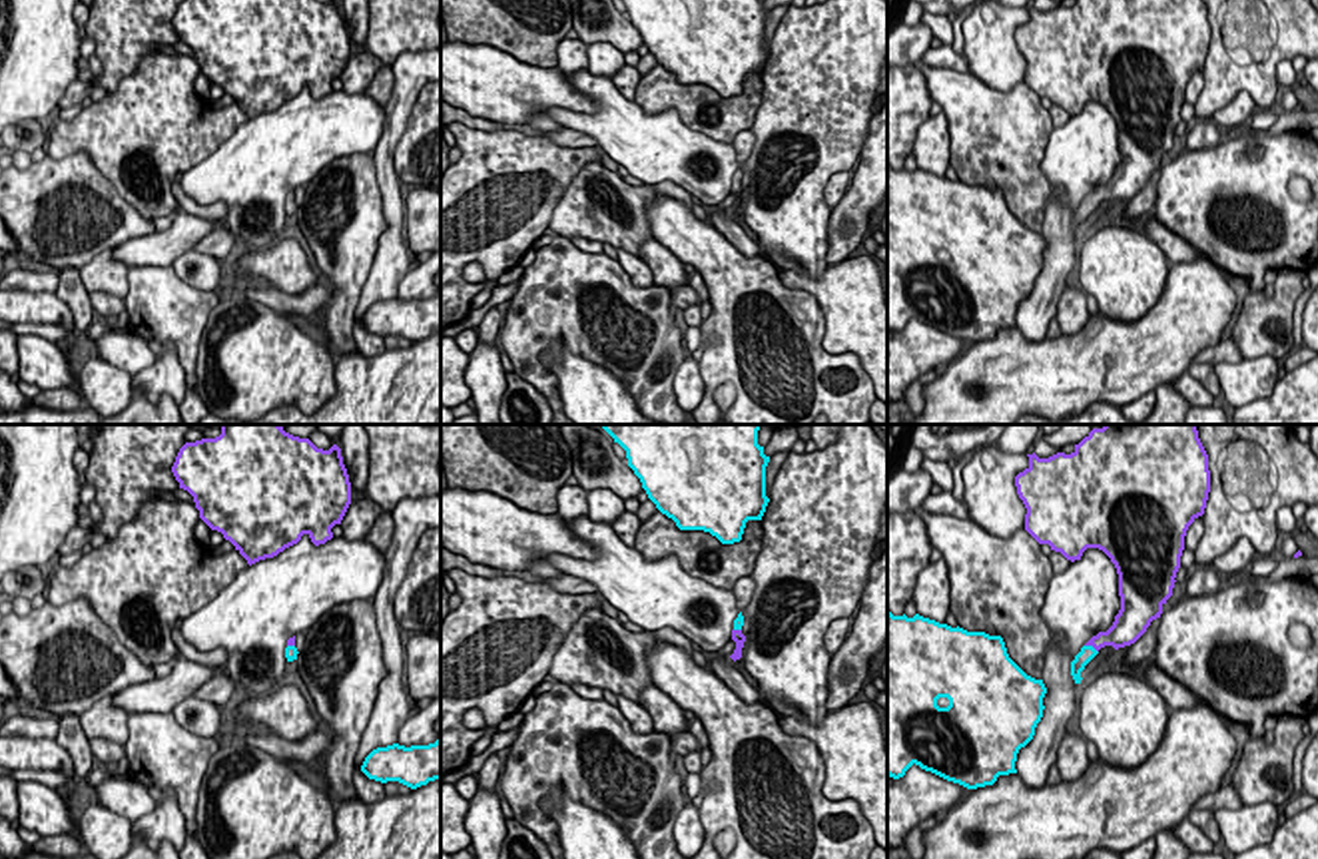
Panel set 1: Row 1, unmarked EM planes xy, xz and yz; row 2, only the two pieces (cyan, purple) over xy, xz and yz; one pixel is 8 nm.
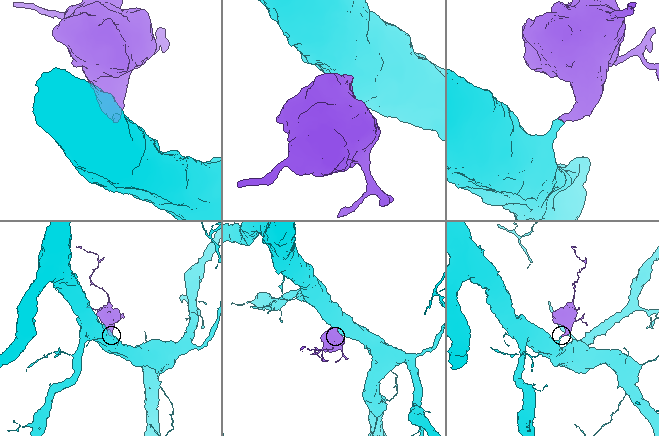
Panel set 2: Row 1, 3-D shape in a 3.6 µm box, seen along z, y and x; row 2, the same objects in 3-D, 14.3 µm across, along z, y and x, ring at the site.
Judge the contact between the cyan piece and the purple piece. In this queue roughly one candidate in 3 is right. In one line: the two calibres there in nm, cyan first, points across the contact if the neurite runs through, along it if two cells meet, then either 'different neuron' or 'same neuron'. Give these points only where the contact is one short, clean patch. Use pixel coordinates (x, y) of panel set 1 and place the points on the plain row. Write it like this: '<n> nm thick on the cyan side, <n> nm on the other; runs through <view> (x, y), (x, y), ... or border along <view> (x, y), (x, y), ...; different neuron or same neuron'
130 nm thick on the cyan side, 200 nm on the other; runs through yz (1087, 206), (1091, 200), (1119, 188); same neuron

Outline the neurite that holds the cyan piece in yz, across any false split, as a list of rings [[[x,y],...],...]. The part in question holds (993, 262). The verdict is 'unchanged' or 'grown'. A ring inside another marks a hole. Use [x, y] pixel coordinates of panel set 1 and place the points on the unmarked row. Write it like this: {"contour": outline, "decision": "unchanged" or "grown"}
{"contour": [[[887,163],[887,329],[899,333],[915,317],[967,343],[993,339],[999,329],[1017,327],[1015,315],[1043,271],[1043,233],[1027,229],[1007,207],[1001,189],[967,185],[915,167]]], "decision": "unchanged"}

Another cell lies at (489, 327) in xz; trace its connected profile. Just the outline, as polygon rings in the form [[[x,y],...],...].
[[[496,307],[485,313],[483,321],[477,327],[477,335],[481,343],[494,345],[500,333],[504,313]]]

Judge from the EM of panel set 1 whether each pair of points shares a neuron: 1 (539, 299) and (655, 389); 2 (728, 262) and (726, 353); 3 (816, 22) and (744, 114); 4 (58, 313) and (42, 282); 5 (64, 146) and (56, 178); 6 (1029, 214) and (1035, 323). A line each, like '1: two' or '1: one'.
1: one
2: one
3: two
4: two
5: two
6: two

